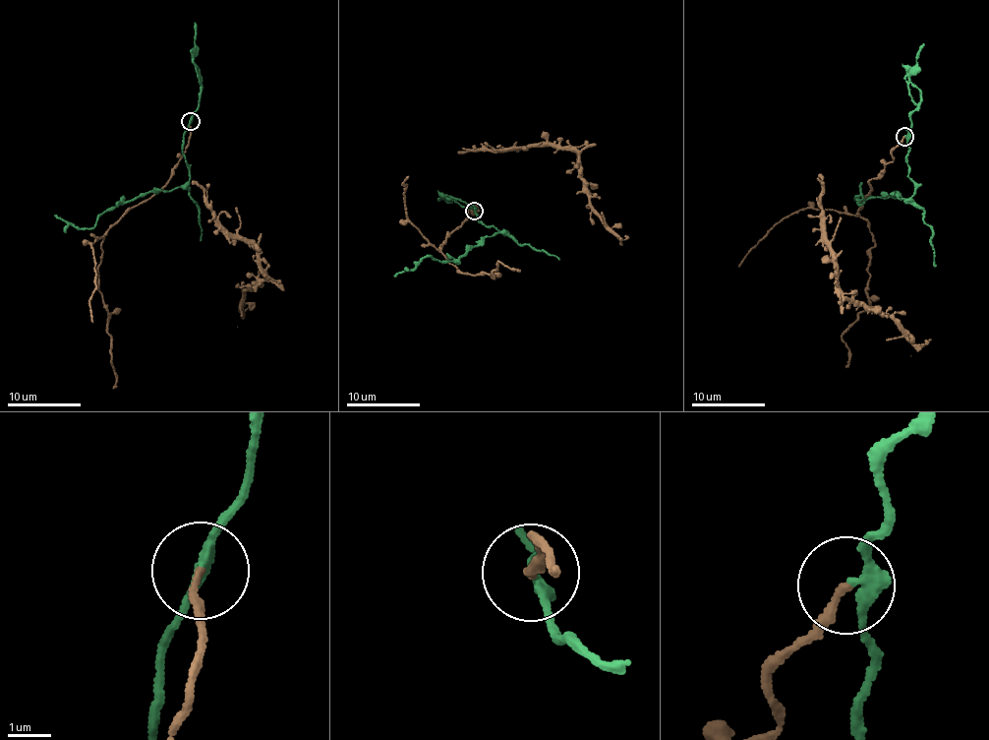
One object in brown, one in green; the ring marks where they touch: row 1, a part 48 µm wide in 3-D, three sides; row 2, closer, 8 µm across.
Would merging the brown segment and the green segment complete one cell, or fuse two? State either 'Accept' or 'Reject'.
Reject

